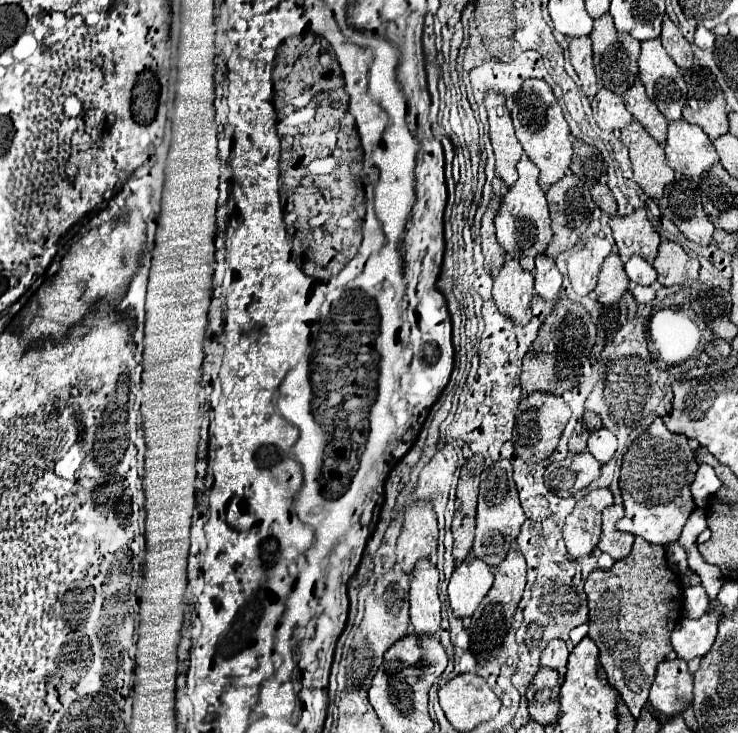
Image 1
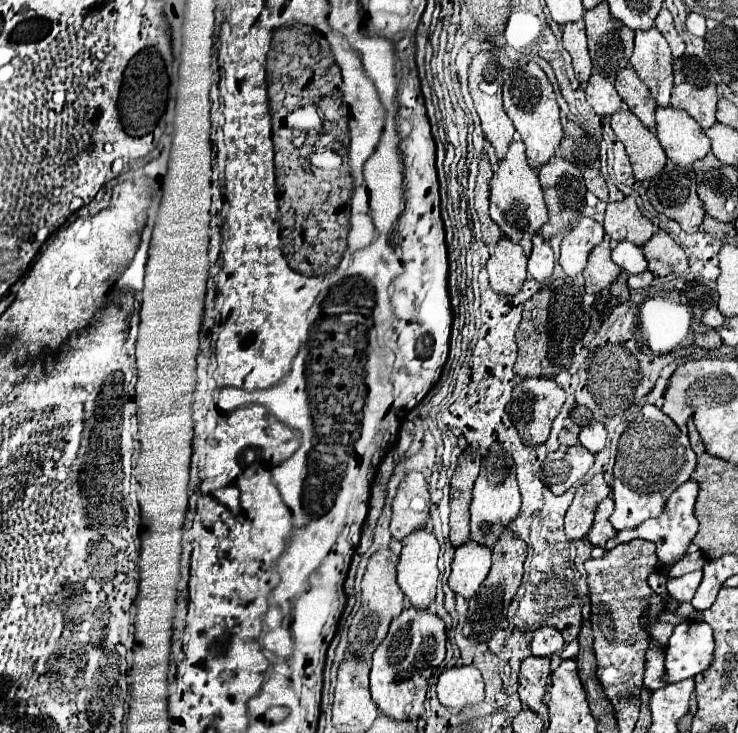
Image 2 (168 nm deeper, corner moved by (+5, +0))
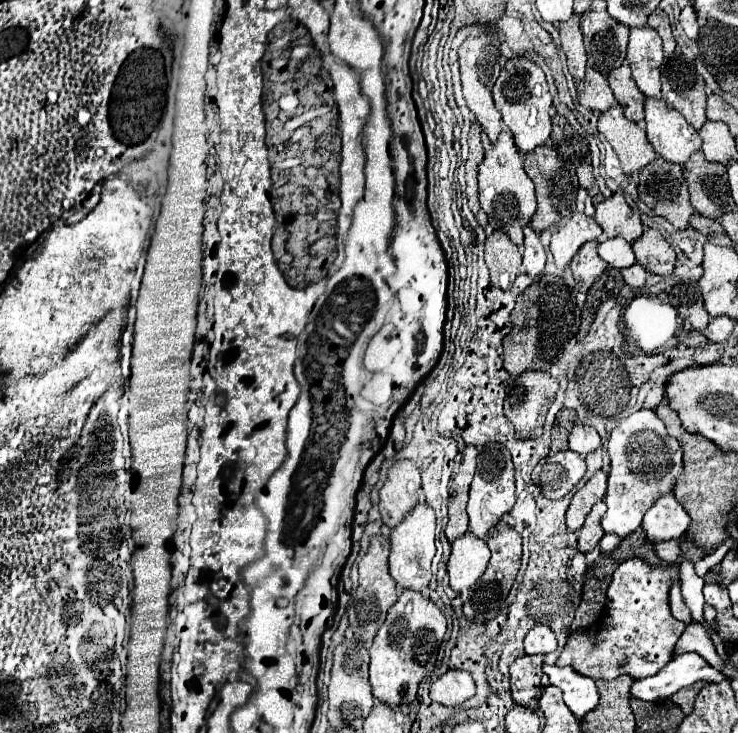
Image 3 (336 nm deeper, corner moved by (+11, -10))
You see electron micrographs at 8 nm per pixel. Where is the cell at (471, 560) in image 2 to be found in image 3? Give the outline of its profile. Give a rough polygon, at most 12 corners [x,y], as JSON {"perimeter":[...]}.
{"perimeter":[[464,533],[452,543],[450,587],[470,589],[484,573],[484,539]]}

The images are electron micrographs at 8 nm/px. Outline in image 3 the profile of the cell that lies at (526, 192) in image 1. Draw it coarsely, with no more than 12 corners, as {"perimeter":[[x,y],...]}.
{"perimeter":[[510,131],[478,167],[490,225],[522,245],[536,211],[534,183]]}

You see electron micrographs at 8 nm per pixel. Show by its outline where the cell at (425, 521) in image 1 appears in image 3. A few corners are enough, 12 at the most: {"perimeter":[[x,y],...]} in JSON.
{"perimeter":[[396,461],[380,489],[384,525],[396,527],[420,499],[420,469]]}

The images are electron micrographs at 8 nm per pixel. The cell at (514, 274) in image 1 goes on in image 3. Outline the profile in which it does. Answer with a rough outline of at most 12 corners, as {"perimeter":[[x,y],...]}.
{"perimeter":[[504,231],[486,237],[494,287],[510,289],[522,251]]}

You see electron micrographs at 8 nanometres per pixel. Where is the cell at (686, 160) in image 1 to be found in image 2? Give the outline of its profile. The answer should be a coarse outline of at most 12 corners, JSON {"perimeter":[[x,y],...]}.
{"perimeter":[[674,107],[656,109],[666,157],[690,167],[710,151],[700,125]]}

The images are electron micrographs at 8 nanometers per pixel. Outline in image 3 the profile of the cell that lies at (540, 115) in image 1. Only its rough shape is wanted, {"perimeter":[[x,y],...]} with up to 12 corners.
{"perimeter":[[528,57],[506,61],[494,103],[520,153],[548,141],[552,97]]}

